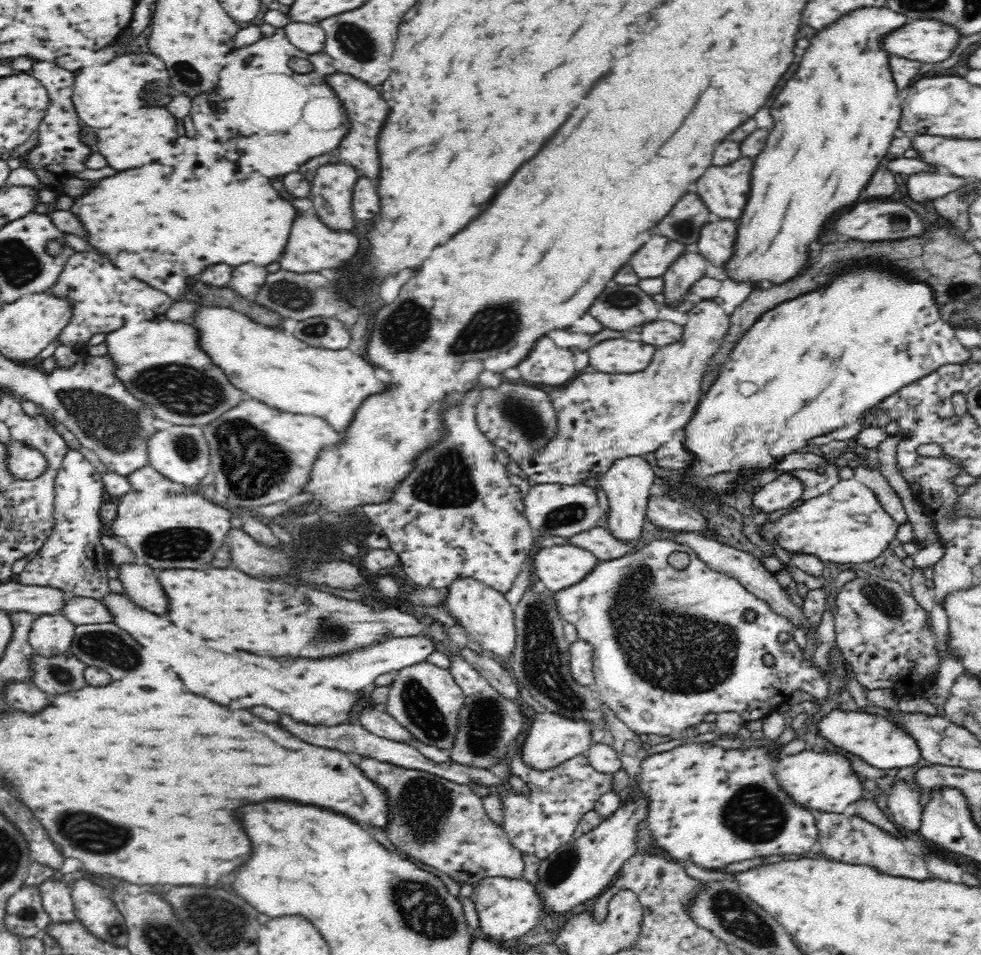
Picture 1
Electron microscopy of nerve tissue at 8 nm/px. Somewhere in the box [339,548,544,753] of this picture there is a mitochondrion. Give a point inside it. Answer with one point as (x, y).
(422, 710)

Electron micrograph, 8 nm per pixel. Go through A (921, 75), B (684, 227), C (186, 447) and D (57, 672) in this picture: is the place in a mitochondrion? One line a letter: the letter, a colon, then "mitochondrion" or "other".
A: other
B: mitochondrion
C: mitochondrion
D: mitochondrion

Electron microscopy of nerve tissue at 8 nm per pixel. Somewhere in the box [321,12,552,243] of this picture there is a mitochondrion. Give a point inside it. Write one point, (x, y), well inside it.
(353, 40)

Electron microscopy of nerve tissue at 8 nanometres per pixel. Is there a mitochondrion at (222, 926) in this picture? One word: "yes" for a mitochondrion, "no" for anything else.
yes

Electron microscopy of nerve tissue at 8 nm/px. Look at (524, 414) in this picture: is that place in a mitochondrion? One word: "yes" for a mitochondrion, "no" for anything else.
yes

